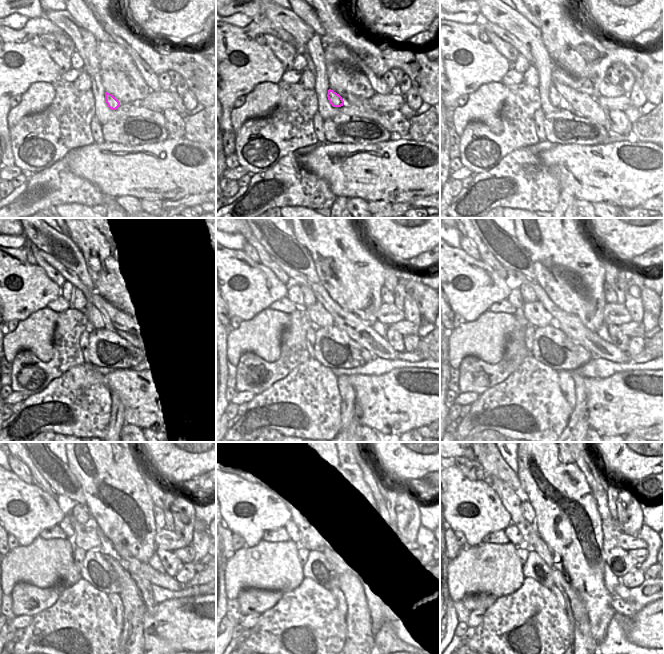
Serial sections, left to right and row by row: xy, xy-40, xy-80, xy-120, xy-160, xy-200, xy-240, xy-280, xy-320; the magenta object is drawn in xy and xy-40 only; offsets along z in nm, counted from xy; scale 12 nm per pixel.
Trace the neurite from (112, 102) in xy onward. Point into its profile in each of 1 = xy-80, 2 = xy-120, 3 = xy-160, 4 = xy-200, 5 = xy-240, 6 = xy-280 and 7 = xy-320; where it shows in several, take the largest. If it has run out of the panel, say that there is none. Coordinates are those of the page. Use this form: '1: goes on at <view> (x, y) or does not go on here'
1: goes on at xy-80 (555, 98)
2: goes on at xy-120 (96, 320)
3: goes on at xy-160 (319, 317)
4: goes on at xy-200 (535, 313)
5: goes on at xy-240 (86, 537)
6: goes on at xy-280 (310, 539)
7: goes on at xy-320 (512, 503)

